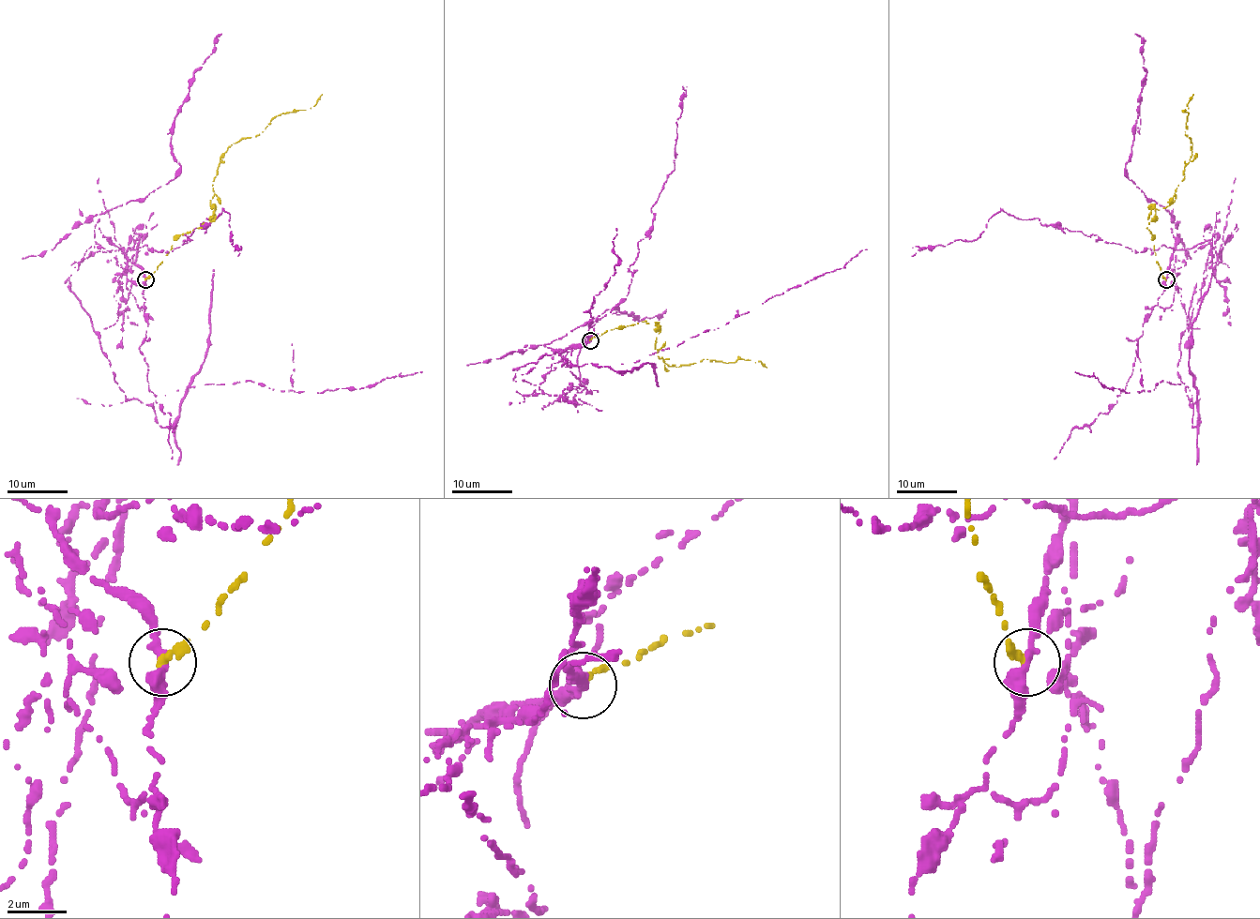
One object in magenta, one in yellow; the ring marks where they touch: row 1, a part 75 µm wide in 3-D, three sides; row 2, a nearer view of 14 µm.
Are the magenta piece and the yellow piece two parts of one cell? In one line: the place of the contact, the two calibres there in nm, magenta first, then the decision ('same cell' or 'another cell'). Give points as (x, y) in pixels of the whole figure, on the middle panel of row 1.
place (590, 340); calibres 360 and 280 nm; another cell

